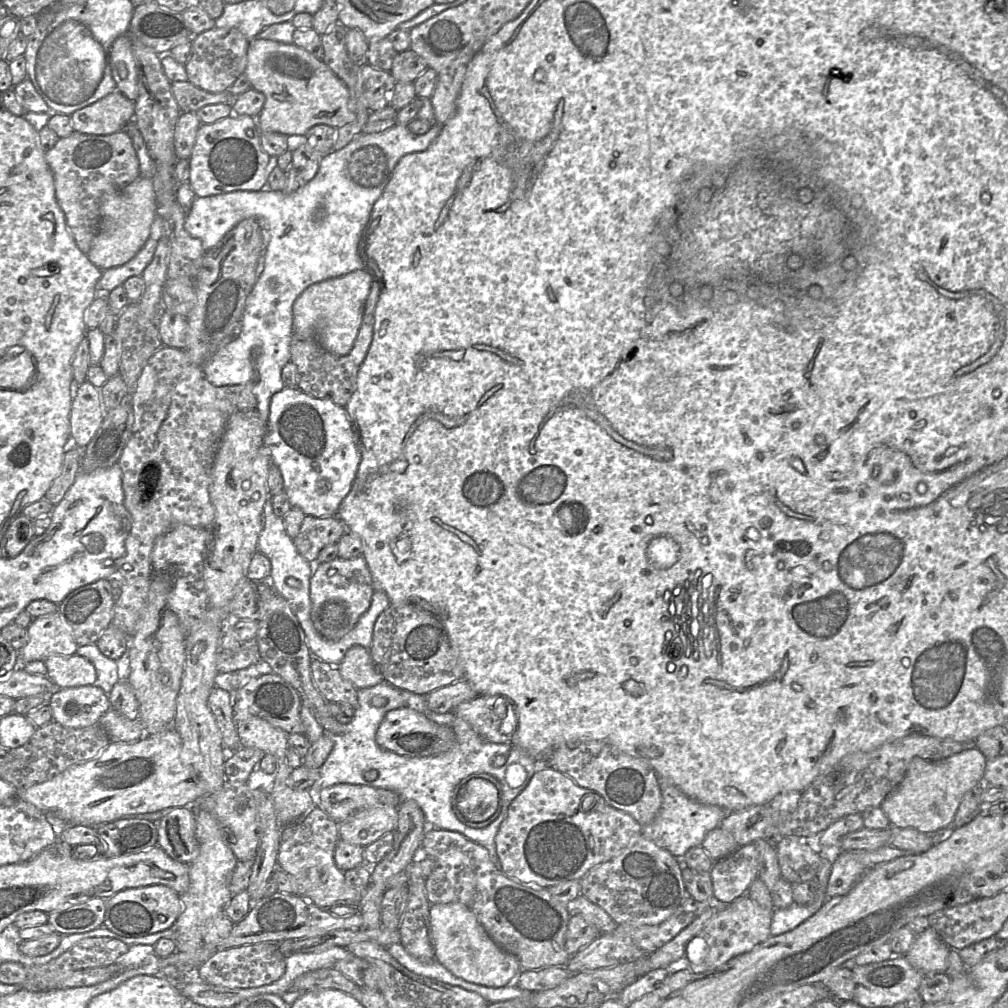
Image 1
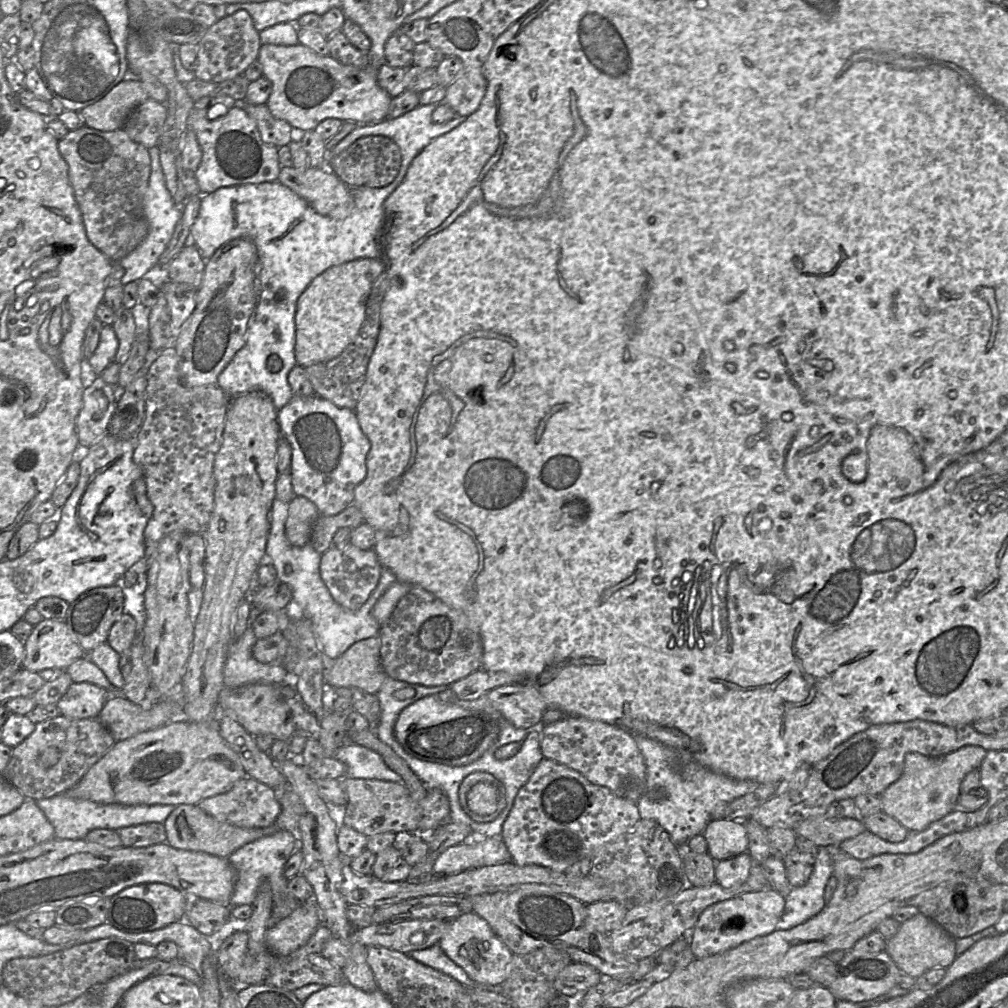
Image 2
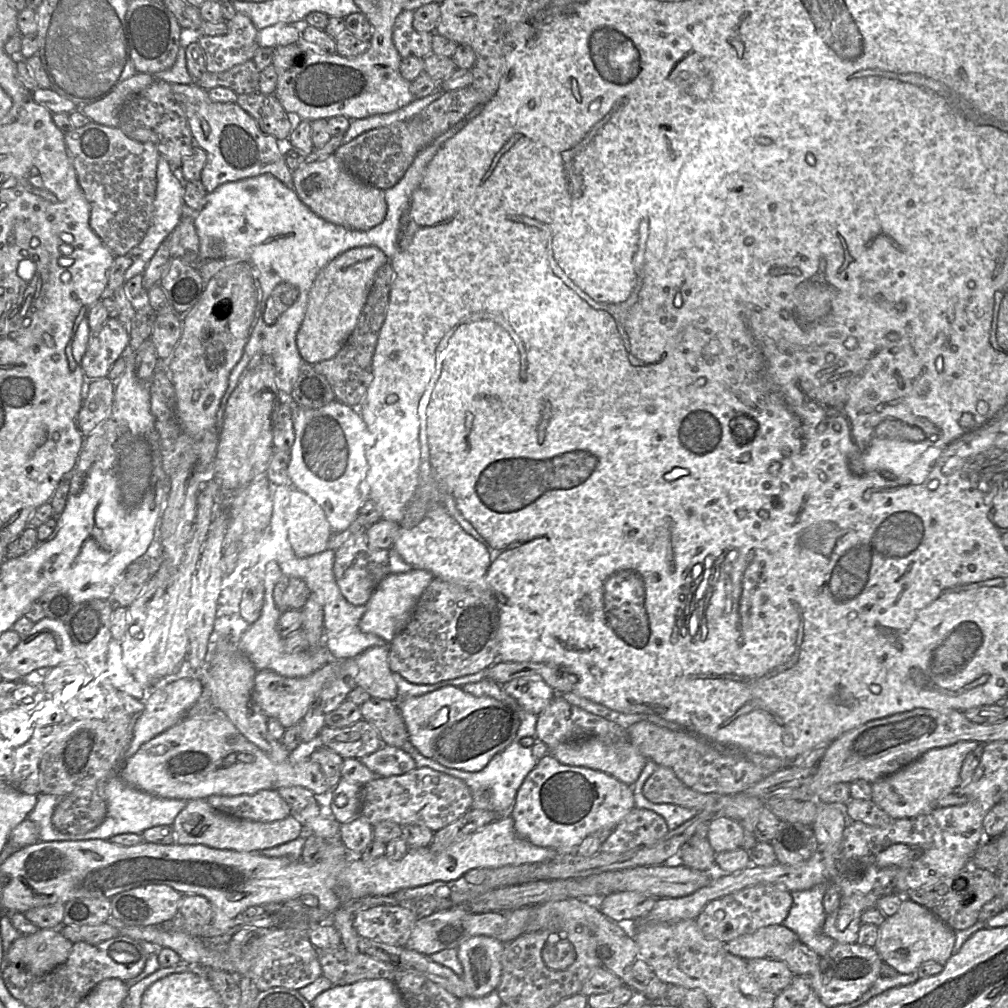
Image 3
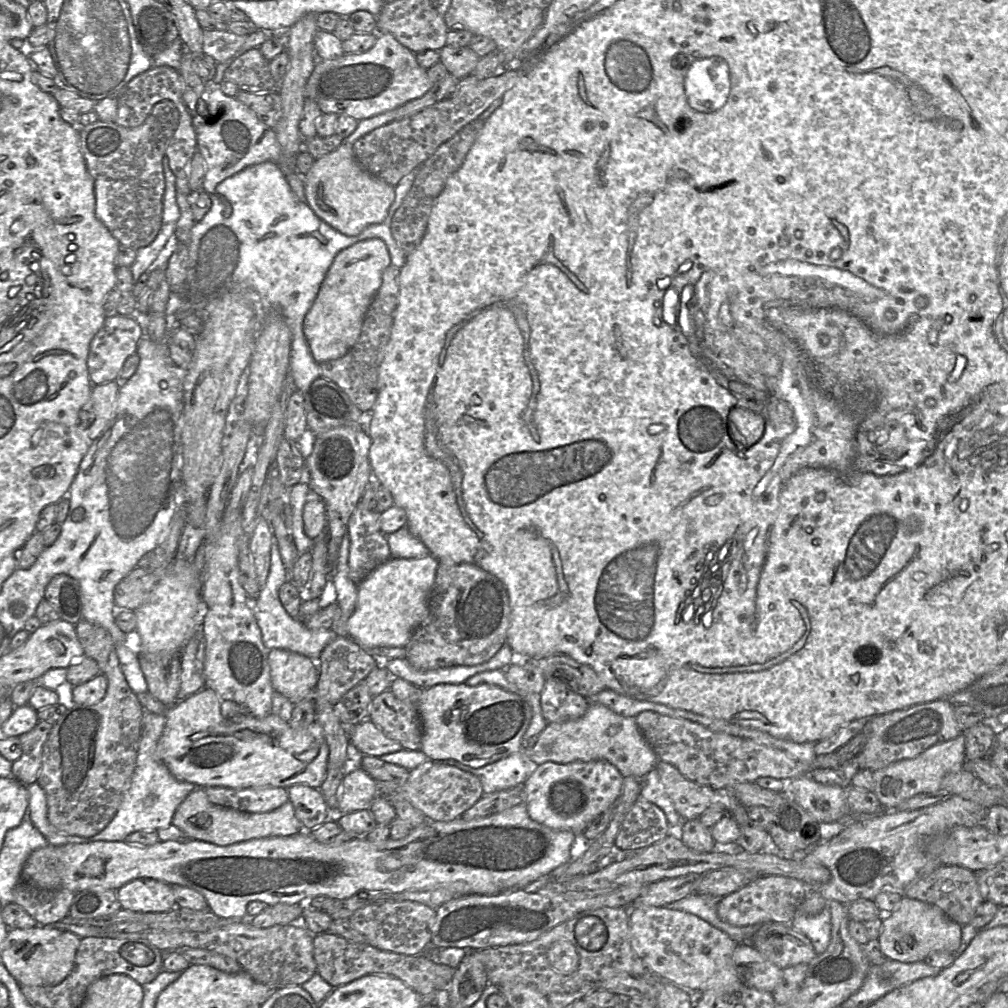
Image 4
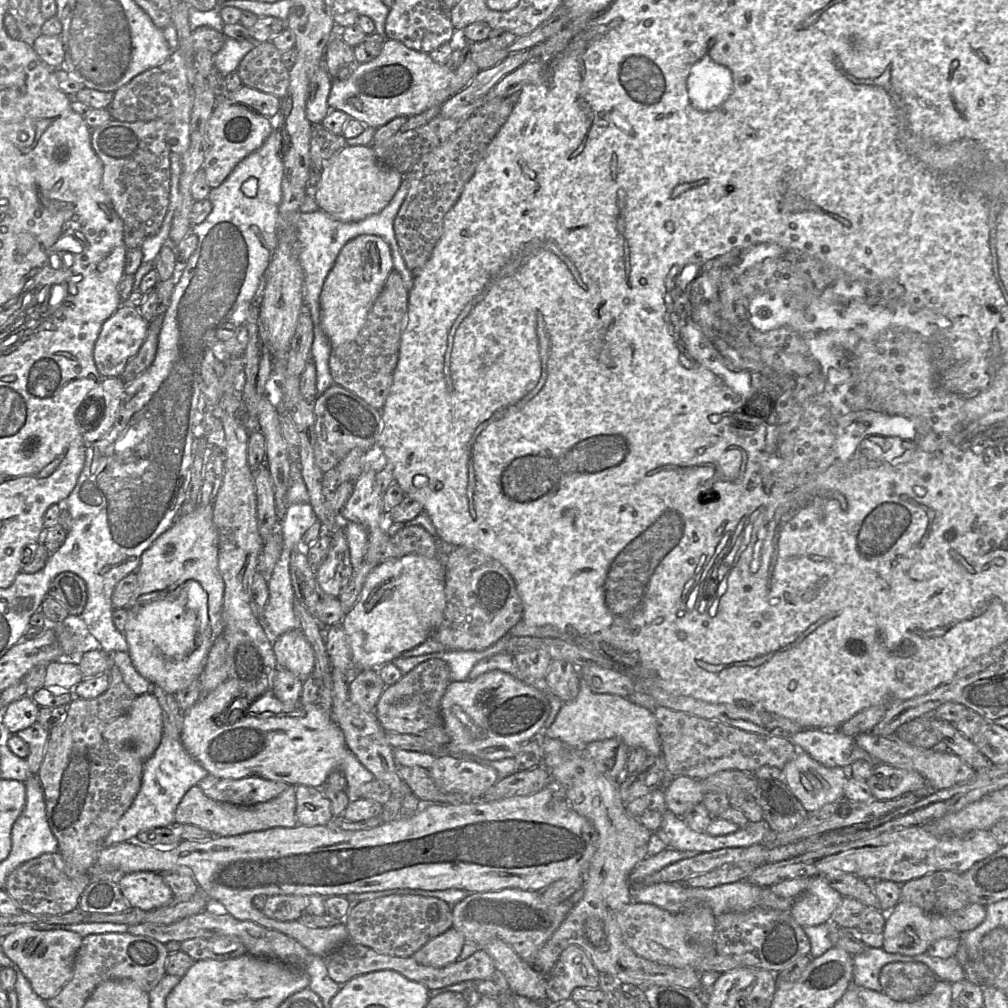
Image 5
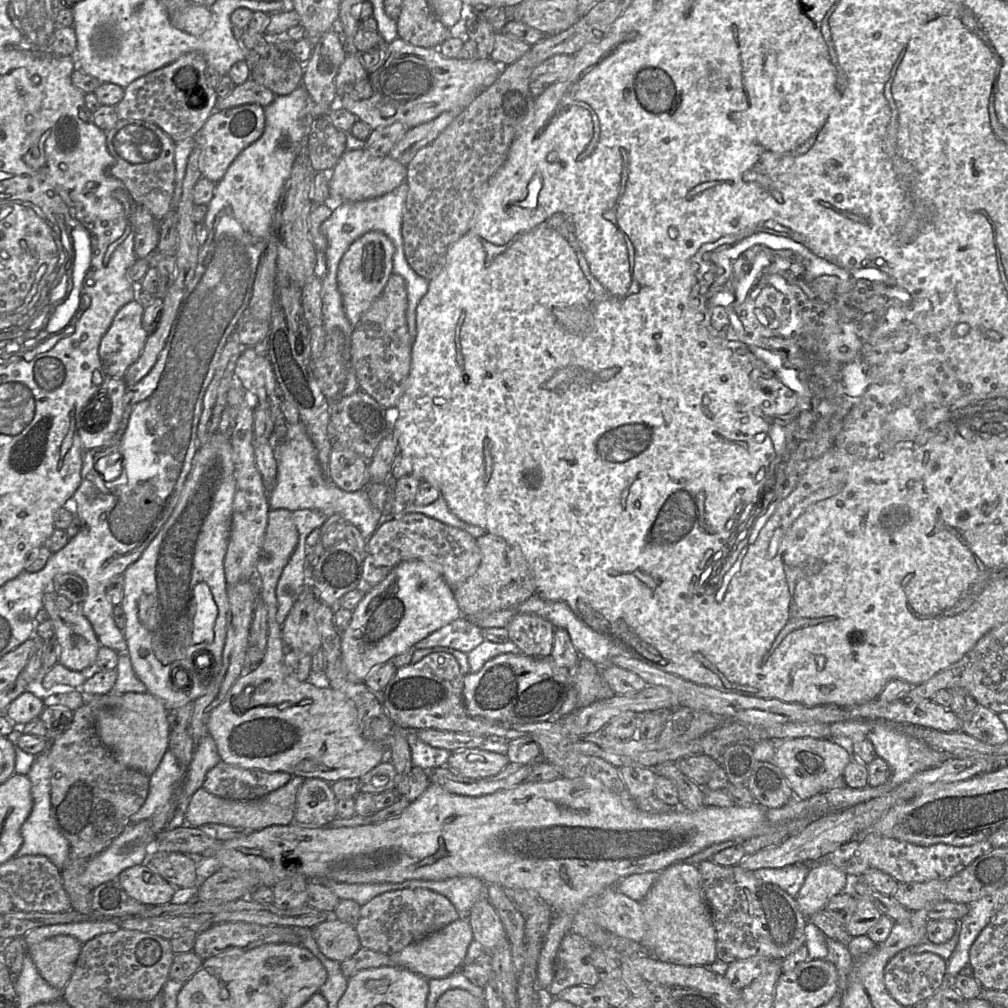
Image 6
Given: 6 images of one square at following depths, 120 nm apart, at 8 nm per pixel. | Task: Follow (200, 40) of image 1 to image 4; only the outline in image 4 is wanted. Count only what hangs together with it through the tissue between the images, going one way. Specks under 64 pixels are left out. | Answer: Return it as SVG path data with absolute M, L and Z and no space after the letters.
M203 30L203 52L217 63L232 61L239 56L247 36L236 35L228 31Z

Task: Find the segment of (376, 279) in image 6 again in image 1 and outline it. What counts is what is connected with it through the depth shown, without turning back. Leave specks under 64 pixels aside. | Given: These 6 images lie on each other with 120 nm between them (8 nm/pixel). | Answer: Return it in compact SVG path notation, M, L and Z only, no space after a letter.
M364 267L307 287L295 300L292 307L293 334L299 338L315 339L332 354L347 354L351 350L361 326L365 302L373 280L371 272Z

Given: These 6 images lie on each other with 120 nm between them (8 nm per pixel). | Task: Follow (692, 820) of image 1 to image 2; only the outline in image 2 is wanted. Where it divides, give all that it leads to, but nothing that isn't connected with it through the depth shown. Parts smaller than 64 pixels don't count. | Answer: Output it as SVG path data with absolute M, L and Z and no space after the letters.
M634 736L646 764L647 792L637 802L640 817L656 821L682 850L693 836L703 833L711 821L723 818L730 802L758 785L713 772L656 740Z

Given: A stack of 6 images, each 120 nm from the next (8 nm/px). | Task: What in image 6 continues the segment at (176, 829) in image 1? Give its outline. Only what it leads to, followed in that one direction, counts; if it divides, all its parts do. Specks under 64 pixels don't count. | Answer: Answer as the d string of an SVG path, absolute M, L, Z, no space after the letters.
M293 776L284 786L253 800L224 799L200 788L189 800L185 812L185 824L193 827L206 824L221 824L250 831L258 831L273 825L289 825L294 822L296 798L304 780L300 776Z

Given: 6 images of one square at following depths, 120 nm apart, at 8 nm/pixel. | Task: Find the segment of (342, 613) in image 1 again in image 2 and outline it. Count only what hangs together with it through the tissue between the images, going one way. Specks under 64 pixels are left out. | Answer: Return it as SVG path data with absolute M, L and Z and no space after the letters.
M348 541L342 545L331 546L322 554L320 576L338 604L349 610L358 610L377 587L382 568L373 548L362 550Z

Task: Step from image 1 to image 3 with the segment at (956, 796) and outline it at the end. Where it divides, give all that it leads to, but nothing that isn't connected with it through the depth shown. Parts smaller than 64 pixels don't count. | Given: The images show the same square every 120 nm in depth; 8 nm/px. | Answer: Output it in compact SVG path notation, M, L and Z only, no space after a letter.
M958 741L945 747L933 748L913 760L897 772L885 776L872 783L872 800L884 810L892 819L912 818L926 814L937 807L939 798L949 794L960 785L960 771L967 754L978 746L984 745L978 741Z

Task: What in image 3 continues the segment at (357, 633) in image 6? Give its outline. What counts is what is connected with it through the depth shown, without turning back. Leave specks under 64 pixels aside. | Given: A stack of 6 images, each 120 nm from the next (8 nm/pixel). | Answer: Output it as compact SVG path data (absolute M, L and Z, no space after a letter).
M411 568L402 573L387 574L366 603L366 611L359 621L360 630L375 634L389 643L408 622L420 595L433 577L433 574L428 570L419 568Z

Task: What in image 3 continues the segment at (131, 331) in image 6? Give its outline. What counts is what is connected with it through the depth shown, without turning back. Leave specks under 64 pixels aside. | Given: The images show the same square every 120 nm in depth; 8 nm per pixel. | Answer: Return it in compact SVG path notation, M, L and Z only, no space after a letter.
M117 318L108 319L97 335L92 335L82 359L82 370L91 379L106 378L113 364L129 346L130 334Z

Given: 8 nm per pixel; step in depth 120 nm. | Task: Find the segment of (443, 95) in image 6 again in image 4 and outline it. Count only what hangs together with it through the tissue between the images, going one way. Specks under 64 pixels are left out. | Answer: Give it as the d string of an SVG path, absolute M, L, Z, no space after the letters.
M378 33L375 45L365 53L318 60L307 81L305 97L316 102L323 114L348 115L357 121L396 109L420 98L434 85L427 69L417 63L416 54L391 34Z

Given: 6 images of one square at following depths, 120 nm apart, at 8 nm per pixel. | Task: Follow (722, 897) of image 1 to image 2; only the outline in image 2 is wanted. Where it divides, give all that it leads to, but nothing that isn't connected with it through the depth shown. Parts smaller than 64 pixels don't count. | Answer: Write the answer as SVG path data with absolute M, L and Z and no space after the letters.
M748 850L715 863L715 882L729 889L745 883L749 877L753 859Z

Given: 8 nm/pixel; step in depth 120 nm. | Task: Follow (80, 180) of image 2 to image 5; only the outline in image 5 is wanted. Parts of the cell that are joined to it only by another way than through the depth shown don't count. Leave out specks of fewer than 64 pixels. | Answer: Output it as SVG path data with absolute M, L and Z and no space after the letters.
M112 118L91 130L92 148L103 163L102 187L124 226L138 229L146 237L156 235L168 210L171 186L165 123L161 119L122 122Z

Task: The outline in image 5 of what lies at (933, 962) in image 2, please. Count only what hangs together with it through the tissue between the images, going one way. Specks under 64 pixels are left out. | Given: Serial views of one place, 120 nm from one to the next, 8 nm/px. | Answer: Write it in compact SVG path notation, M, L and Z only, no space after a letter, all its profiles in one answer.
M899 900L898 903L886 913L886 921L882 934L882 948L886 952L906 956L914 956L926 952L929 945L940 938L960 936L959 931L948 921L944 914L927 912L918 906L902 900Z

